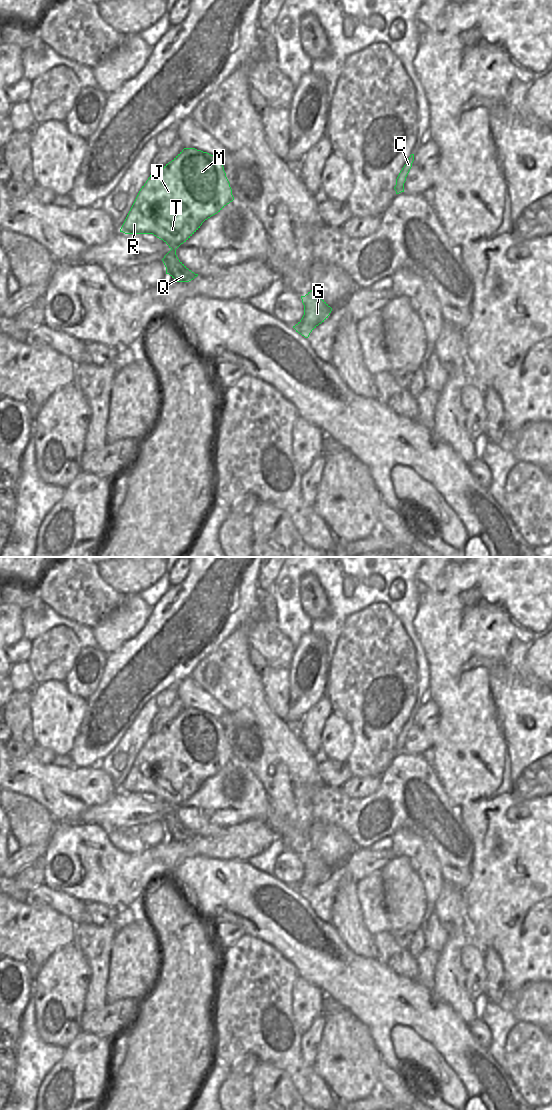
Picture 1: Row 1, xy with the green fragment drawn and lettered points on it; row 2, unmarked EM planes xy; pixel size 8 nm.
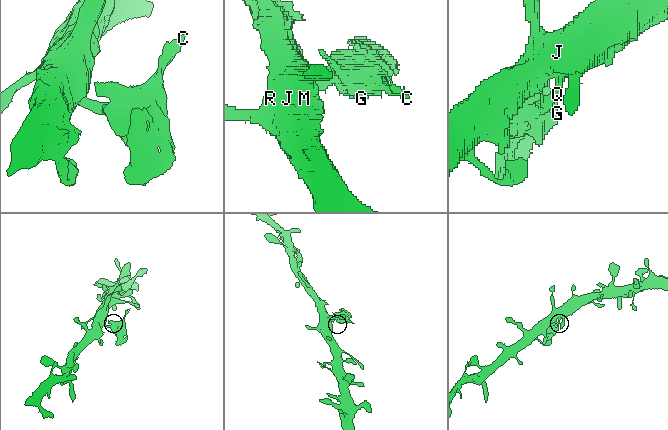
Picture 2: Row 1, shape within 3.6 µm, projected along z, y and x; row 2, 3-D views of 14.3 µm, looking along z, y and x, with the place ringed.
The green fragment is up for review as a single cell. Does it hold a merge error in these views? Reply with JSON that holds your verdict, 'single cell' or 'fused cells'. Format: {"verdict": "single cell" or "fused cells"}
{"verdict": "single cell"}

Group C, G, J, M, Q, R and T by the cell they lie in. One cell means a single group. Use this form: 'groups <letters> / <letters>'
groups C G J M Q R T

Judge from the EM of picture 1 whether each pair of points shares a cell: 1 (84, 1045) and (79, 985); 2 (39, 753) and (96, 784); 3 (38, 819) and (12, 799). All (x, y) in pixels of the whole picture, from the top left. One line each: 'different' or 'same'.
1: different
2: different
3: same

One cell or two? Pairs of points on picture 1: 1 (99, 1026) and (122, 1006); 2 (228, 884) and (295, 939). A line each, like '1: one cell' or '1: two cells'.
1: one cell
2: one cell

